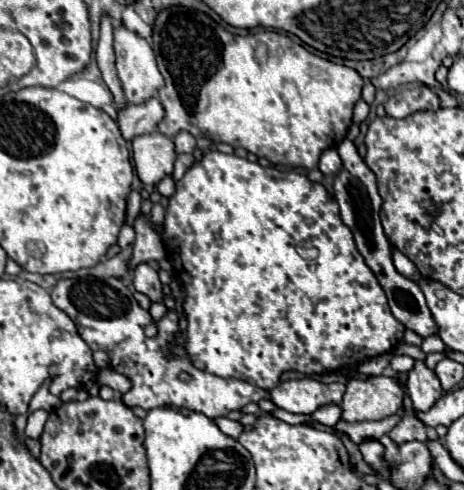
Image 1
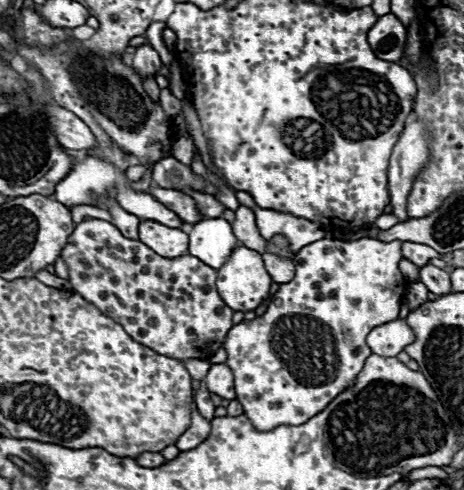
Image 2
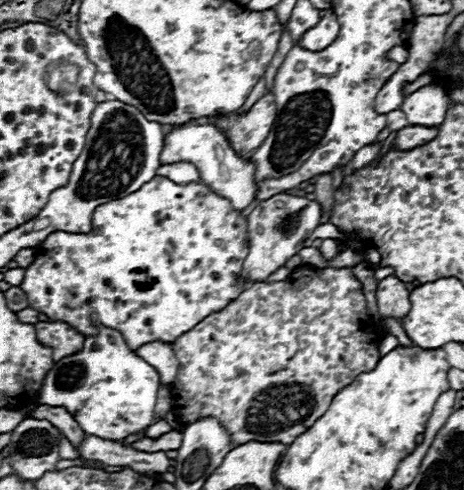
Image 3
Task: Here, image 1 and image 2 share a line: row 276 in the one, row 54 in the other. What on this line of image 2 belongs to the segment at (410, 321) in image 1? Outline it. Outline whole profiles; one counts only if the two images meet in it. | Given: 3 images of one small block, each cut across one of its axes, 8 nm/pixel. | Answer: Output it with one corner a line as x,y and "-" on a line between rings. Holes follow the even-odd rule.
390,12
378,18
378,22
368,32
368,42
378,58
400,62
406,50
406,26

